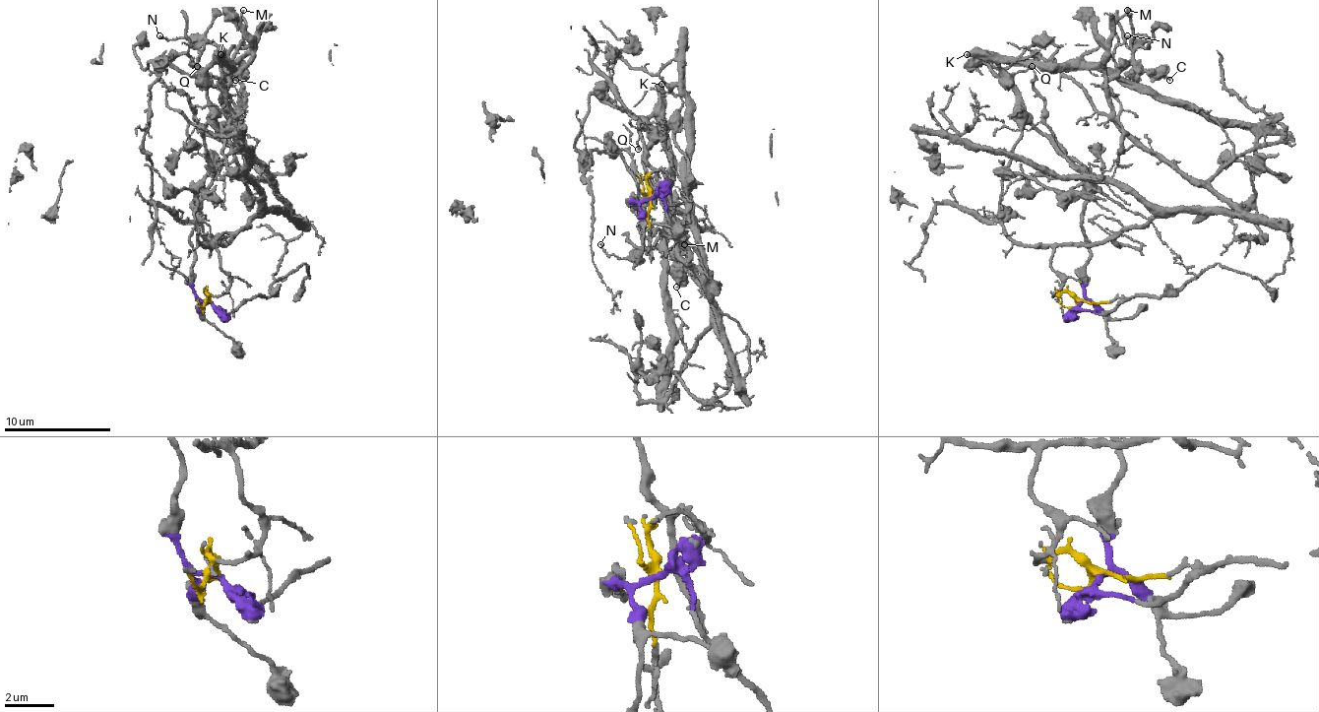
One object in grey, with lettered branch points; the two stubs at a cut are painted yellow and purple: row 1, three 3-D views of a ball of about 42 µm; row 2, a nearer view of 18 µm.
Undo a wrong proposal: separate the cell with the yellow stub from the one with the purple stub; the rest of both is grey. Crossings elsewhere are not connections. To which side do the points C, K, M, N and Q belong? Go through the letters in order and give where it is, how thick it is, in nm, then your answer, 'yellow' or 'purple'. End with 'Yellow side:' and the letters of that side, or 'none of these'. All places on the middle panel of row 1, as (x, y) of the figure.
C: place (676, 287); calibre 280 nm; purple
K: place (661, 84); calibre 480 nm; purple
M: place (684, 244); calibre 160 nm; purple
N: place (600, 244); calibre 140 nm; purple
Q: place (638, 149); calibre 140 nm; purple
Yellow side: none of these

